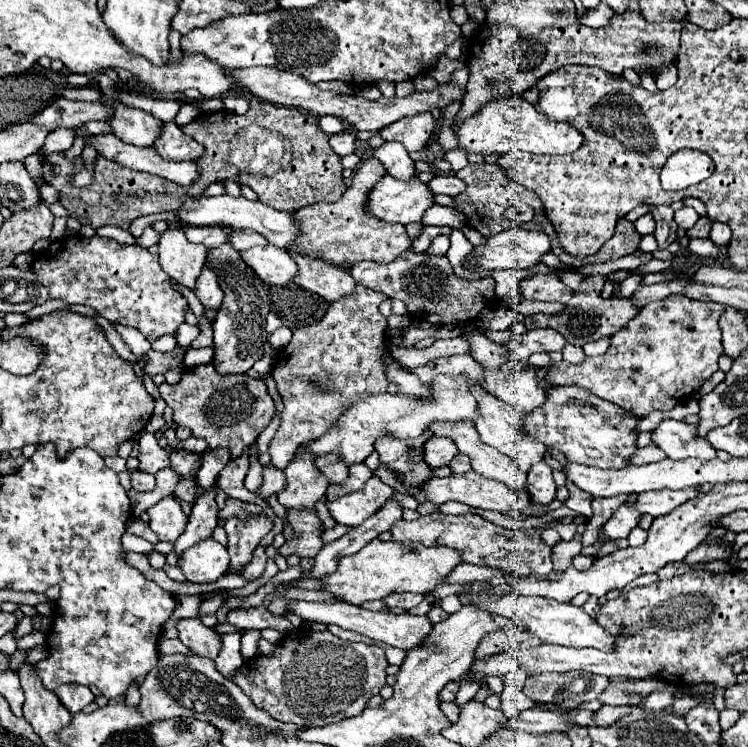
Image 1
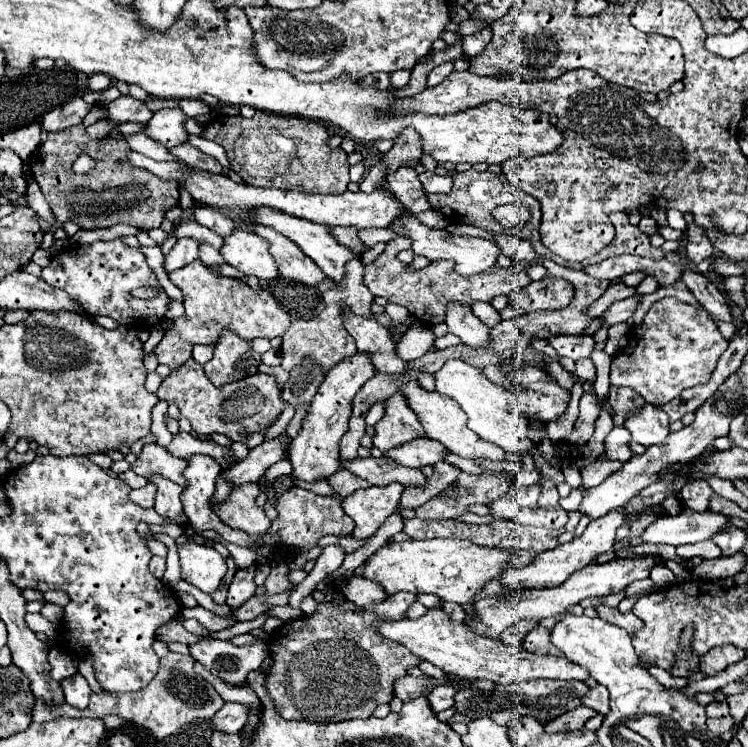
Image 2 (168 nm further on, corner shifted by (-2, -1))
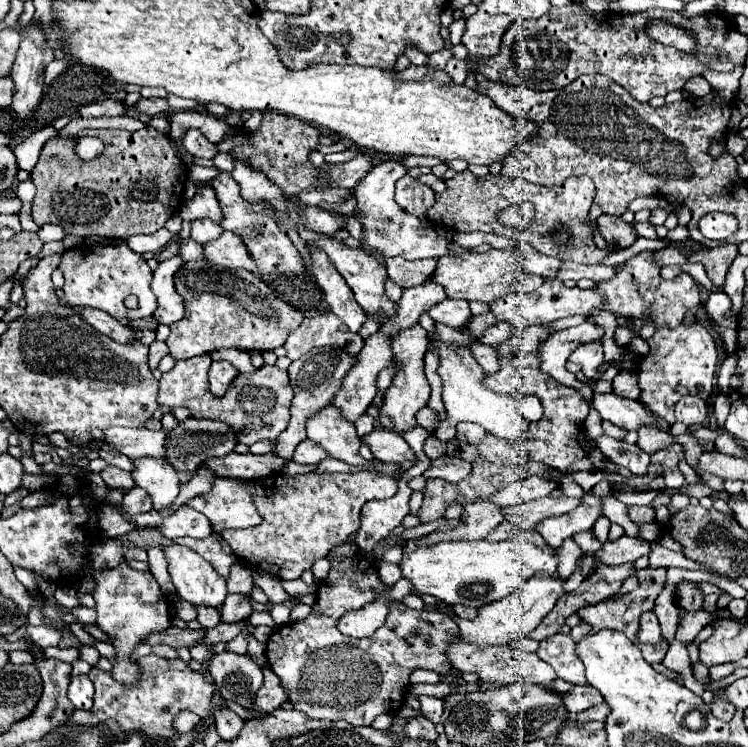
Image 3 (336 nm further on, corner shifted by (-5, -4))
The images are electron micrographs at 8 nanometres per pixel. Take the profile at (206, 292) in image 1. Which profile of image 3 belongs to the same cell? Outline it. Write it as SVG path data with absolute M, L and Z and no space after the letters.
M196 220L196 222L192 222L190 238L192 238L194 242L198 242L198 244L204 246L204 244L208 244L208 242L220 238L222 232L224 232L222 226L216 224L216 222L212 224L212 222L208 222L208 220Z

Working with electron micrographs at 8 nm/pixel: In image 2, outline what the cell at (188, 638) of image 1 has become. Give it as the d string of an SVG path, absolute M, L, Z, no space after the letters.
M203 639L201 643L191 645L191 657L225 683L243 687L247 683L247 673L259 669L267 653L261 639L241 647L229 641Z

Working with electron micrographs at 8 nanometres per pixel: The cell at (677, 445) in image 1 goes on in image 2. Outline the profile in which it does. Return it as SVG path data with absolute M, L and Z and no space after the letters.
M645 403L645 407L627 417L623 427L631 433L633 441L649 447L649 445L655 445L655 443L661 443L669 437L669 417L665 411Z

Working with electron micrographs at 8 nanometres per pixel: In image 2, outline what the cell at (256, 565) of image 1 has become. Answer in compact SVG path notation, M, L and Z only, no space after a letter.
M255 565L249 571L237 571L237 575L233 577L233 583L231 583L227 599L225 599L225 603L231 609L237 609L241 603L249 601L255 595L253 575L255 575Z

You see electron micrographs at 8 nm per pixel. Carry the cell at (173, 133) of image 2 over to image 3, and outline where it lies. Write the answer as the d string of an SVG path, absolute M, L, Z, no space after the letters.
M188 128L182 136L182 146L192 154L192 156L198 156L198 158L214 158L216 156L216 144L210 144L202 134L200 130L196 128Z

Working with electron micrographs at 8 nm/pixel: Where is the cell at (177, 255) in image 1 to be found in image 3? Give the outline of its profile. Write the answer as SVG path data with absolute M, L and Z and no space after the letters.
M208 260L186 262L174 276L178 294L184 298L186 316L170 326L166 340L174 360L208 354L216 348L274 350L282 346L302 320L302 312L280 300L268 284L248 270L228 270Z

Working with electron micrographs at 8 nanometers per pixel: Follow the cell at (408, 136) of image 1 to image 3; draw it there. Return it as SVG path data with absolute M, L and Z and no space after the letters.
M386 158L380 164L376 164L370 170L370 174L364 176L360 186L354 188L356 212L360 214L360 222L362 222L362 228L364 228L364 244L362 244L362 248L378 250L384 258L402 256L406 260L418 260L418 258L442 258L442 256L448 256L452 240L442 238L434 228L424 226L416 216L404 212L394 202L394 184L404 174L406 174L406 168L398 160Z

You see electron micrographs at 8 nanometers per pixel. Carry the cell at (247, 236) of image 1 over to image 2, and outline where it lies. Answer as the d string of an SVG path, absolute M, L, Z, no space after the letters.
M197 205L197 207L193 209L193 219L195 219L197 223L209 227L211 231L215 231L215 233L221 235L221 237L231 235L231 231L233 231L233 227L235 227L235 223L233 223L231 217L227 217L227 215L221 213L221 211L215 211L213 207L205 207L205 205Z

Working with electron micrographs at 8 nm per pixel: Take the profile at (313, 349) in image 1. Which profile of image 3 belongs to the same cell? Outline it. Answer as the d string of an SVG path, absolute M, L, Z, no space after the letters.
M322 314L316 318L306 318L288 334L284 344L290 360L298 360L316 346L334 346L356 356L362 350L364 340L358 334L352 334L348 326L344 326L344 322L340 322L334 314Z

